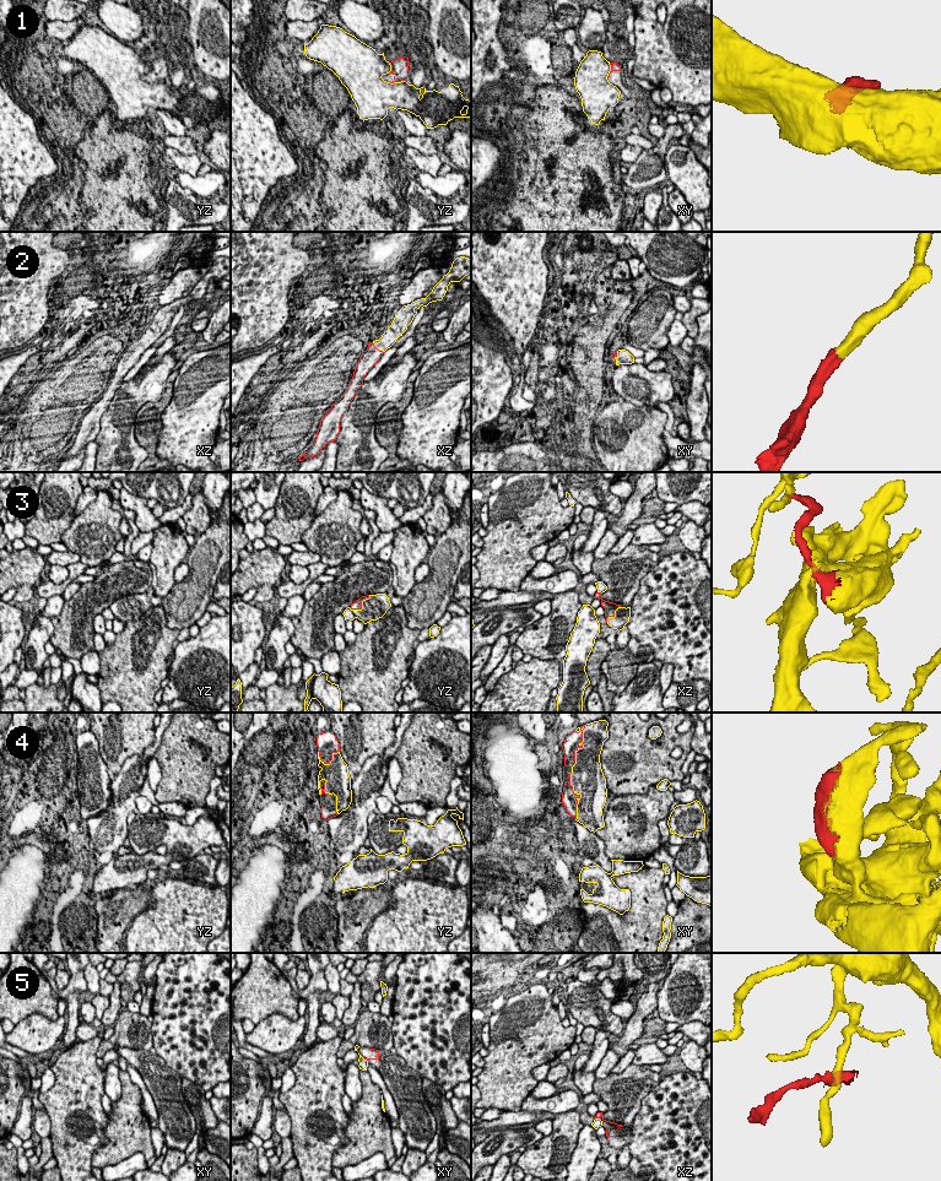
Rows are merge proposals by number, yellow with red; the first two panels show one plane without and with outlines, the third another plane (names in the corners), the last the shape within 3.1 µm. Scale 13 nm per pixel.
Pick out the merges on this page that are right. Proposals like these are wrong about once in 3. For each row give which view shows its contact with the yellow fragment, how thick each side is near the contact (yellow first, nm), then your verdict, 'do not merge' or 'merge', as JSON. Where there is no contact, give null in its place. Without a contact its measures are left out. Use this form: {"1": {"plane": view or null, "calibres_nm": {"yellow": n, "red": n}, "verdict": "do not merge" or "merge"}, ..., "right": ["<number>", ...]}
{"1": {"plane": "xy", "calibres_nm": {"yellow": 420, "red": 120}, "verdict": "do not merge"}, "2": {"plane": "xz", "calibres_nm": {"yellow": 200, "red": 220}, "verdict": "merge"}, "3": {"plane": "yz", "calibres_nm": {"yellow": 300, "red": 130}, "verdict": "merge"}, "4": {"plane": "xy", "calibres_nm": {"yellow": 440, "red": 160}, "verdict": "merge"}, "5": {"plane": "xy", "calibres_nm": {"yellow": 130, "red": 160}, "verdict": "do not merge"}, "right": ["2", "3", "4"]}

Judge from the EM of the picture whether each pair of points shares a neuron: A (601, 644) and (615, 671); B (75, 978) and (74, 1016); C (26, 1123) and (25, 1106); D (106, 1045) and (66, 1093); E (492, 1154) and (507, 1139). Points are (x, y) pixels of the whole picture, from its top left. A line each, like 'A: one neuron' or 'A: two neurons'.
A: two neurons
B: one neuron
C: one neuron
D: two neurons
E: one neuron

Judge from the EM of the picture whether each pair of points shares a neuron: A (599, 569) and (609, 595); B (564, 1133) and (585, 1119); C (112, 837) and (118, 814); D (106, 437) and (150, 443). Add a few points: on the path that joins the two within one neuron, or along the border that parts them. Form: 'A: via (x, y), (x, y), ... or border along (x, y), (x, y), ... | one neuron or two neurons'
A: via (605, 575), (610, 580), (610, 589) | one neuron
B: border along (578, 1112), (579, 1121), (583, 1125) | two neurons
C: via (112, 832), (113, 819) | one neuron
D: border along (135, 413), (135, 438), (146, 450), (146, 459) | two neurons

